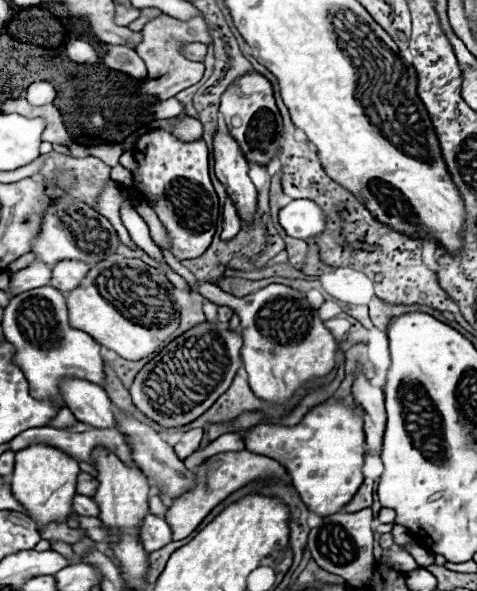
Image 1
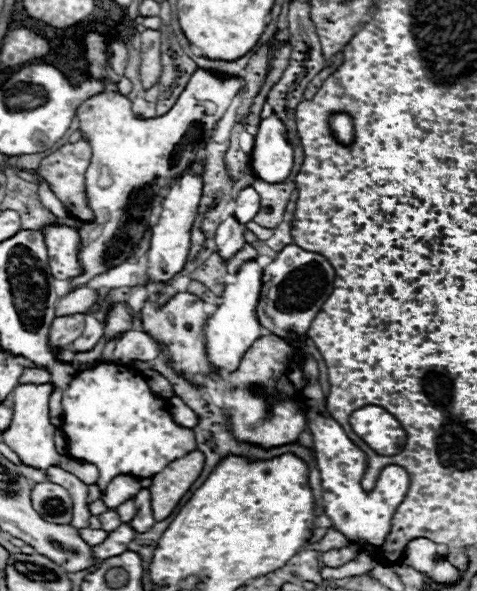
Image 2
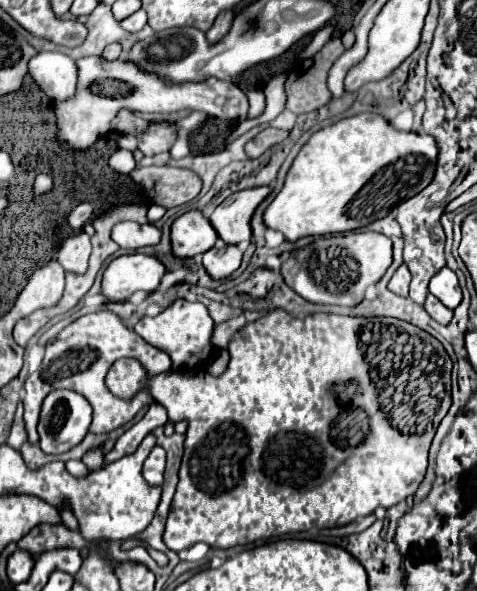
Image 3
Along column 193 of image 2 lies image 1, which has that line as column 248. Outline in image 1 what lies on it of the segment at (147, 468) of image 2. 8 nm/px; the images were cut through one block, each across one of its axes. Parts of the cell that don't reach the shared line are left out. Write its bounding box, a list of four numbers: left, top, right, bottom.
[244,398,364,516]

